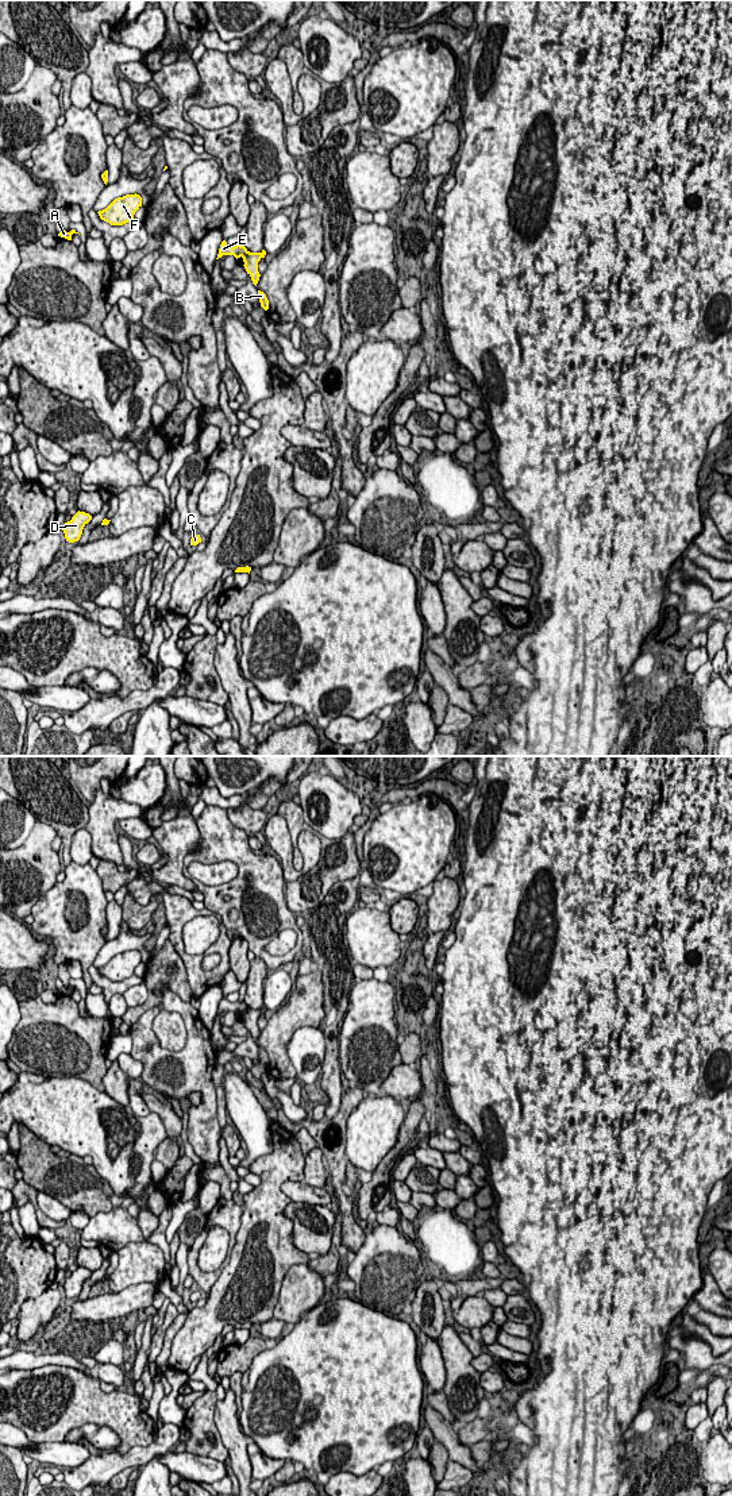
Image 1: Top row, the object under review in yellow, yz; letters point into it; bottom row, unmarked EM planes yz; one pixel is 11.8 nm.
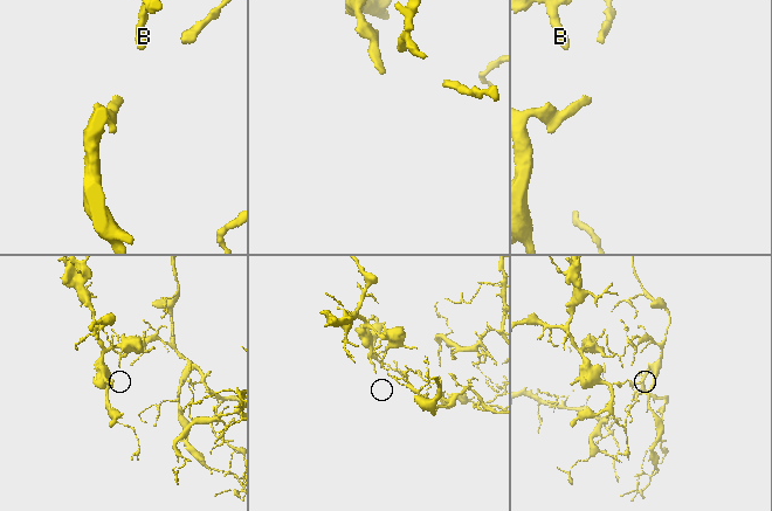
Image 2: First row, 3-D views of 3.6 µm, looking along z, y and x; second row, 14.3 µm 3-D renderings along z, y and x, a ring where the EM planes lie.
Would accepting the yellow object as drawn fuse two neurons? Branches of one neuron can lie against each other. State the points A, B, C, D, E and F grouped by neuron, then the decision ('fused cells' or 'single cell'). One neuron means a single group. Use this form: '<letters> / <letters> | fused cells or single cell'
A C D E F / B | fused cells

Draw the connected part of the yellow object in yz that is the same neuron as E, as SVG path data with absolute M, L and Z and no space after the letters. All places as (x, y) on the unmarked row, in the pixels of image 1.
M226 996L221 998L220 1005L219 1005L219 1010L217 1014L221 1014L223 1011L234 1011L236 1015L243 1013L244 1010L247 1010L247 1005L240 1000L236 1000L234 1003L228 1002Z

